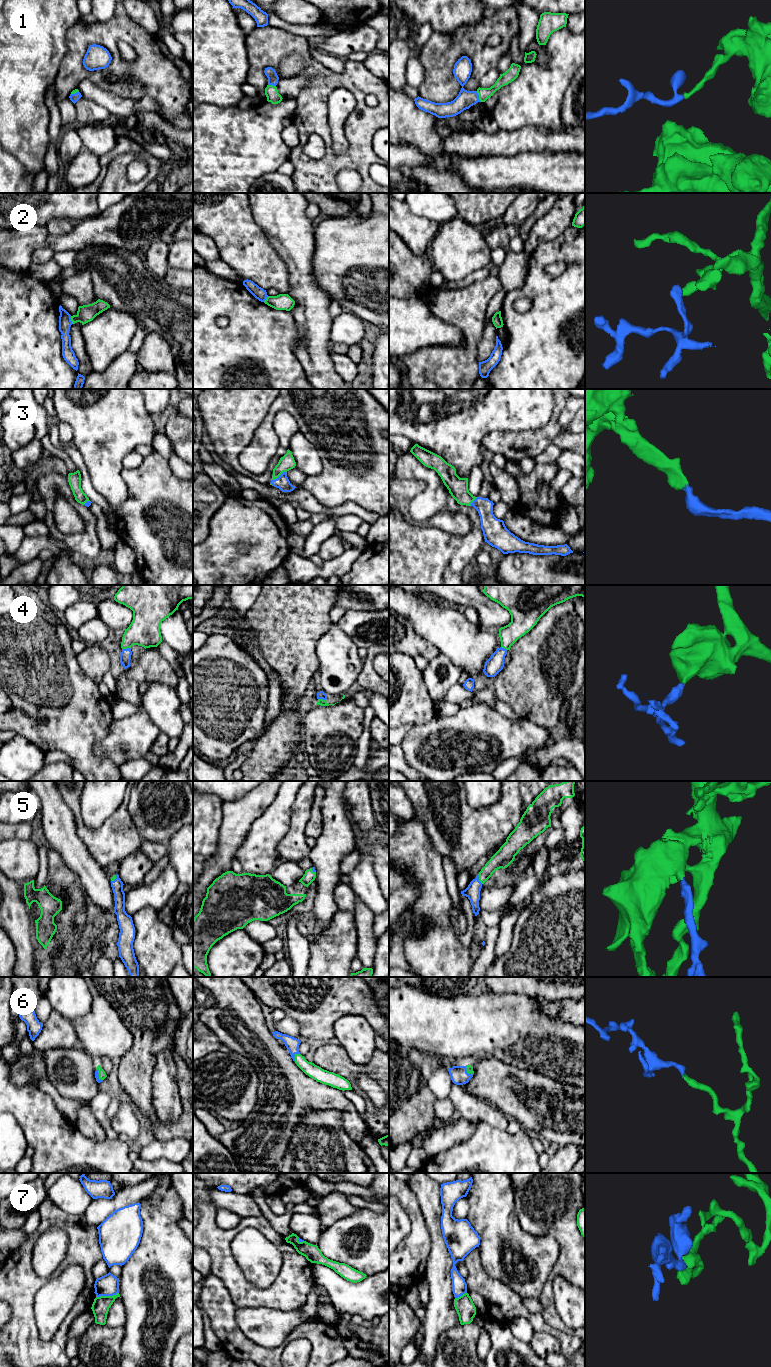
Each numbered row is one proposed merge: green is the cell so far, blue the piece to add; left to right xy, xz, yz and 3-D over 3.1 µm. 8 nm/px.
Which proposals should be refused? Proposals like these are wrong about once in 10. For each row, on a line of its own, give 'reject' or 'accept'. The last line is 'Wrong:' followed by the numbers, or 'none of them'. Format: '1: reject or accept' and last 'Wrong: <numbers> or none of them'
1: accept
2: reject
3: accept
4: accept
5: accept
6: accept
7: reject
Wrong: 2, 7

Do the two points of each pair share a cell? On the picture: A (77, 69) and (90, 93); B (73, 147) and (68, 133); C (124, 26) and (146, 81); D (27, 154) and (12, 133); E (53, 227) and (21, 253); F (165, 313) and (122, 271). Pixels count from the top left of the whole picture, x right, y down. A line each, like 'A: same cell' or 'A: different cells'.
A: different cells
B: same cell
C: same cell
D: same cell
E: different cells
F: same cell

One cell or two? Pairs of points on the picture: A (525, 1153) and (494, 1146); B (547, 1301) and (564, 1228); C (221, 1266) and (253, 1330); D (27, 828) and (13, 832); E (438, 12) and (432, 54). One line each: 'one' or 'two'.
A: one
B: one
C: two
D: one
E: two

